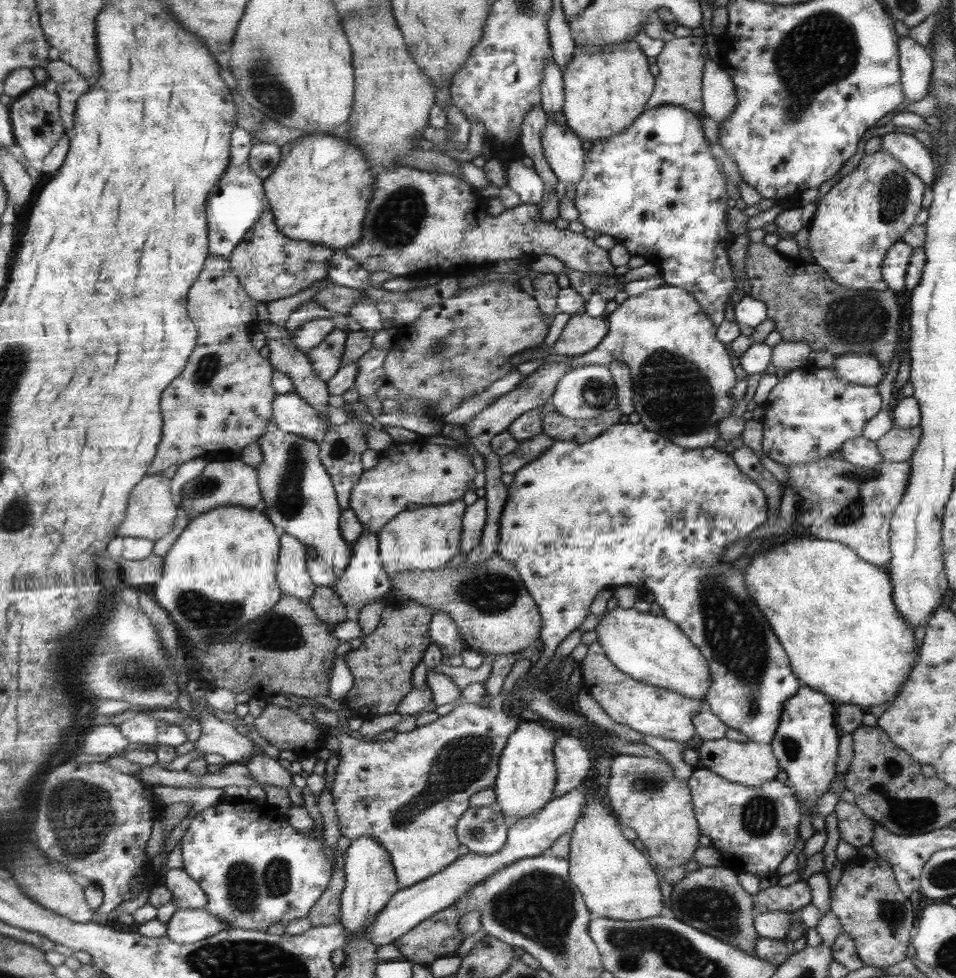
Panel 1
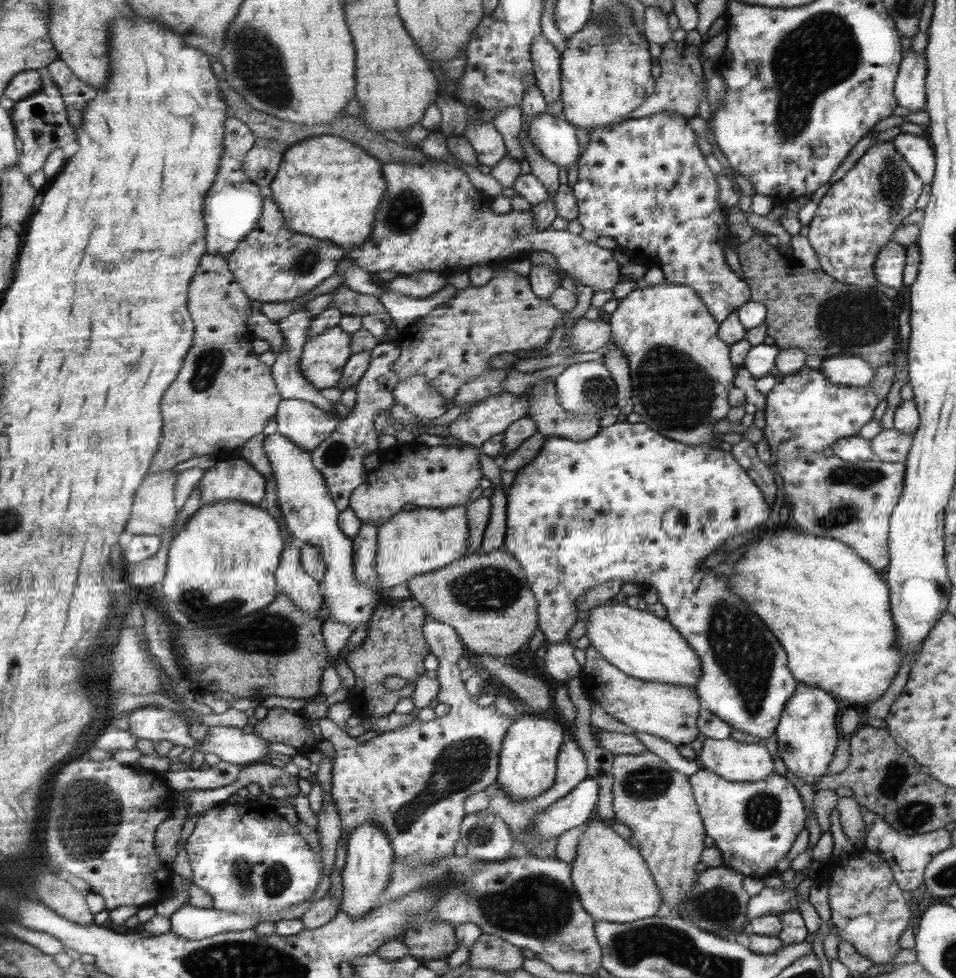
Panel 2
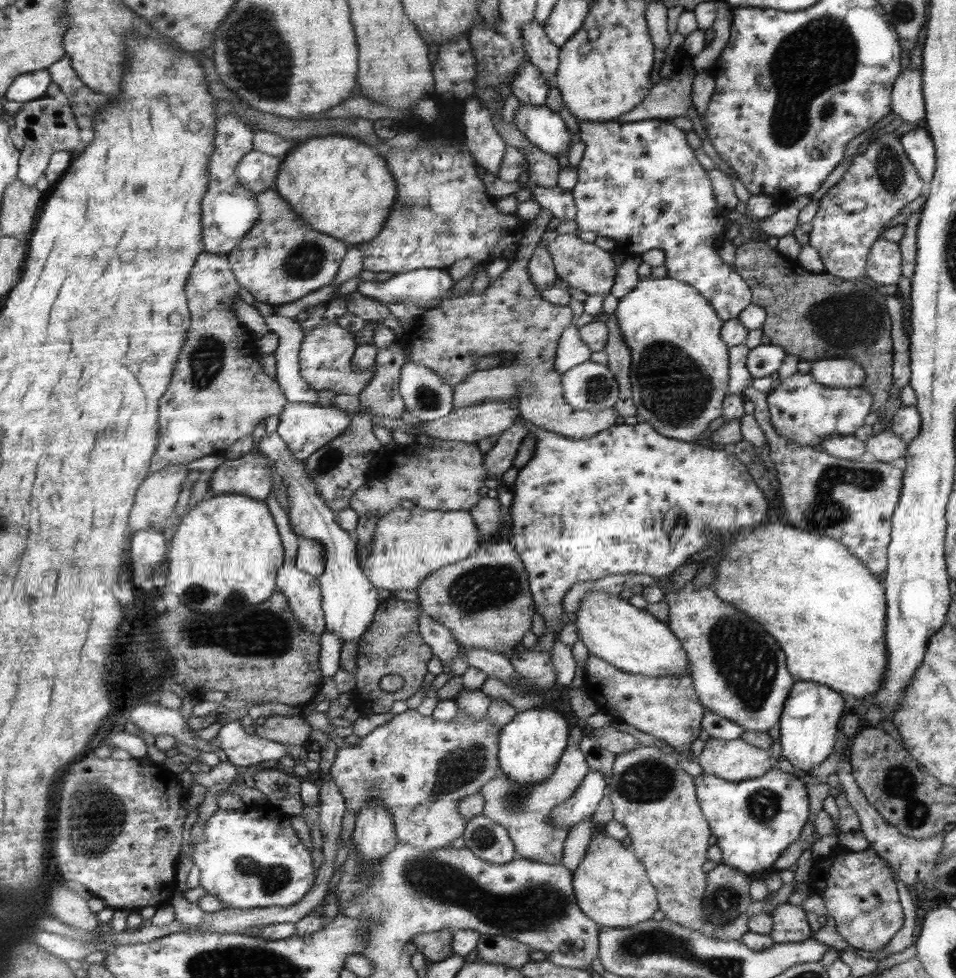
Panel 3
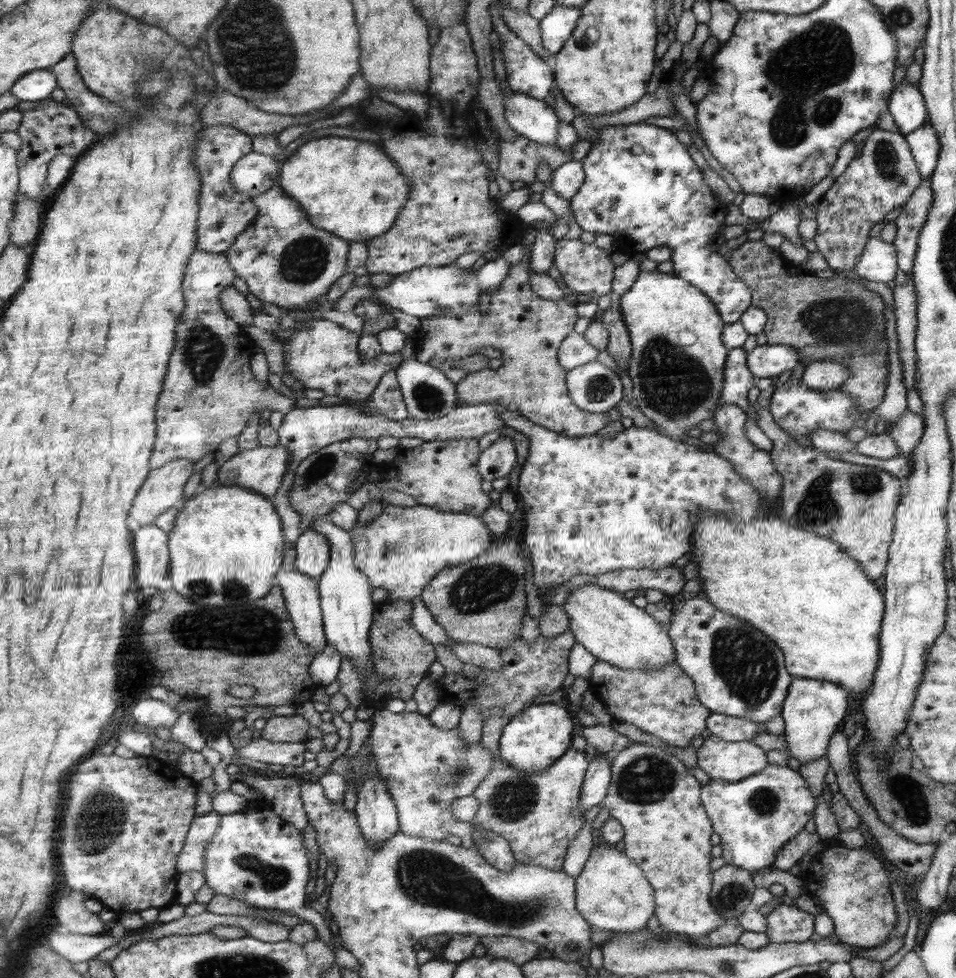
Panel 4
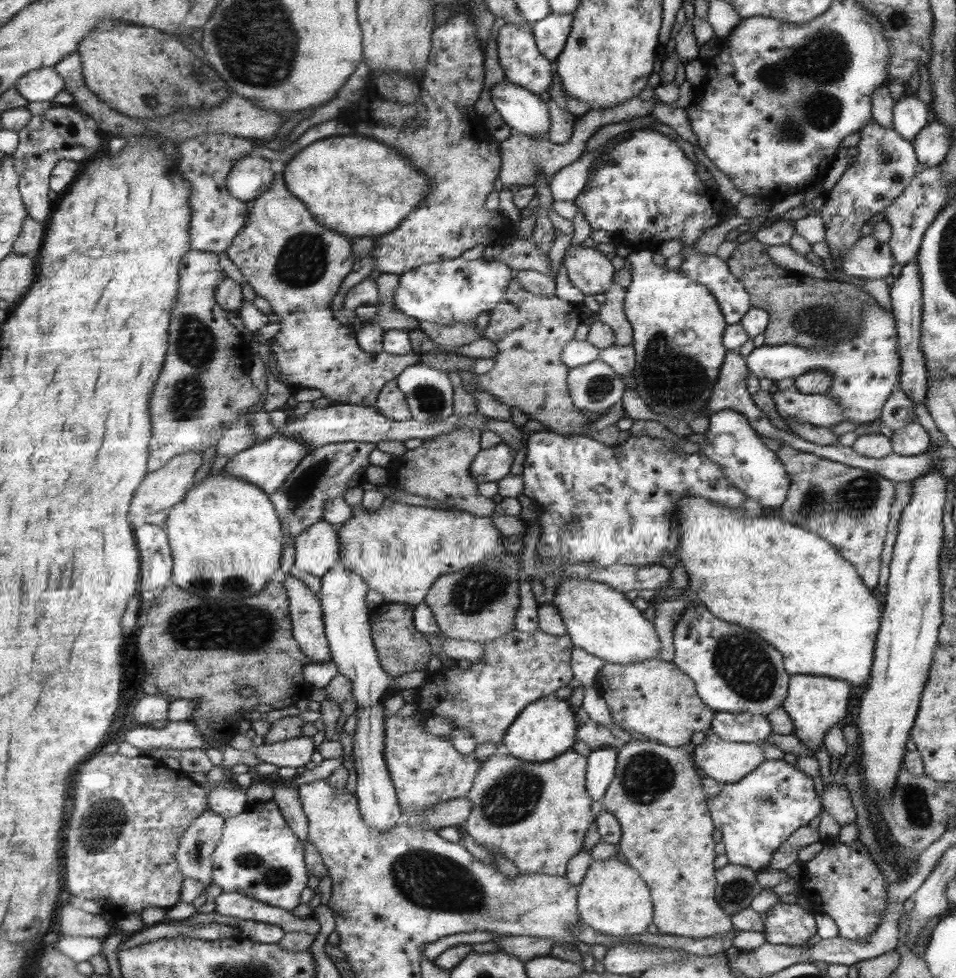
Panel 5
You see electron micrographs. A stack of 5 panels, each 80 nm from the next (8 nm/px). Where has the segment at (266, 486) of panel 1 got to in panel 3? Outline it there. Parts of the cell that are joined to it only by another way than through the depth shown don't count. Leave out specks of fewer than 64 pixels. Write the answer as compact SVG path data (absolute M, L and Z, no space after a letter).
M276 432L265 433L258 442L258 449L270 458L273 467L281 472L287 494L288 523L292 532L299 537L317 540L325 549L325 570L317 577L322 593L322 611L325 613L325 628L342 638L342 644L357 641L366 632L374 618L374 612L381 603L378 588L367 580L357 559L357 544L354 535L348 533L337 523L337 515L330 509L311 477L305 472L304 460L295 460L285 441Z

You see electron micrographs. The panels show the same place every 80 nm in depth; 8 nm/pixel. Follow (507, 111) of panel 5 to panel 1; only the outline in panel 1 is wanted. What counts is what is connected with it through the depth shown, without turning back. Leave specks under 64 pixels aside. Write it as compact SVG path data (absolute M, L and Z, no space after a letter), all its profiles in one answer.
M553 121L551 123L545 122L541 140L542 153L549 168L564 185L576 185L582 180L585 167L585 152L581 149L582 140L578 136L575 136L573 129L567 127L565 124L564 126L557 126Z

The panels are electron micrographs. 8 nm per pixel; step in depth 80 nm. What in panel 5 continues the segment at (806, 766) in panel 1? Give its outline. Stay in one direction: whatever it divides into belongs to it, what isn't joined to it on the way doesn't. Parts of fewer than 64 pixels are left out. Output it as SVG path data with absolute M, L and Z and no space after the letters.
M790 675L782 707L793 724L792 734L796 735L800 743L804 744L813 755L822 745L826 732L845 716L847 698L849 698L849 686L845 680L837 680L831 676Z

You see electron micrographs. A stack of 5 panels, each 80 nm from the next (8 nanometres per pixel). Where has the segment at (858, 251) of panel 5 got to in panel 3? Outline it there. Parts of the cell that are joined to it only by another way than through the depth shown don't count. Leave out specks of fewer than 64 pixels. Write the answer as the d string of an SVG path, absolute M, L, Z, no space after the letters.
M879 238L867 255L866 276L879 285L897 284L902 275L902 253L897 243Z

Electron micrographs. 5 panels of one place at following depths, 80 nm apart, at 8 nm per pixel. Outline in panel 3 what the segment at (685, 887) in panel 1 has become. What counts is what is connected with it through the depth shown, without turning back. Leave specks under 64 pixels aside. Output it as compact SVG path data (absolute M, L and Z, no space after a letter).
M719 863L707 877L701 905L709 927L733 922L753 902L748 895L751 881L740 871Z

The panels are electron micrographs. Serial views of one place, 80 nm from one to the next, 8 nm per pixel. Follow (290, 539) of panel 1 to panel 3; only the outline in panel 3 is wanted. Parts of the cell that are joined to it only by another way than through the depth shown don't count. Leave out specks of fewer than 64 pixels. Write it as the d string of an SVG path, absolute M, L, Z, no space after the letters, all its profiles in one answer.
M296 565L282 566L275 579L279 592L286 597L290 611L308 633L321 636L325 630L322 593L318 579Z

